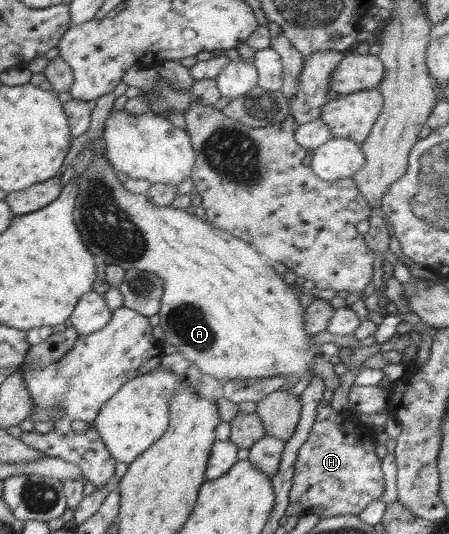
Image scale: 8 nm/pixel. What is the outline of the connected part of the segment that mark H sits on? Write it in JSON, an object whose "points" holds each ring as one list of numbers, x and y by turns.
{"points":[[320,402,316,418,307,439,300,445,294,465,289,501,301,503,304,513,312,513,320,518,332,515,359,515,366,505,381,498,385,489,381,460,375,453,376,439,371,433,370,424,356,417,351,410,337,412,330,403]]}

